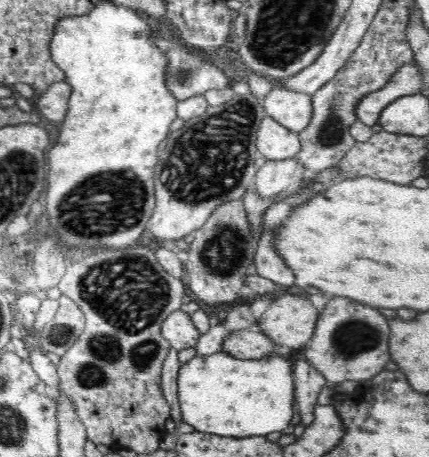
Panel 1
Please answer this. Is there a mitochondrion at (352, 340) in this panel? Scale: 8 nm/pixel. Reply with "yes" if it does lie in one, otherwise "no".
yes

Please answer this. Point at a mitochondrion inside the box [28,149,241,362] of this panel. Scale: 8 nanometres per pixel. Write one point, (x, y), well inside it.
(106, 203)

